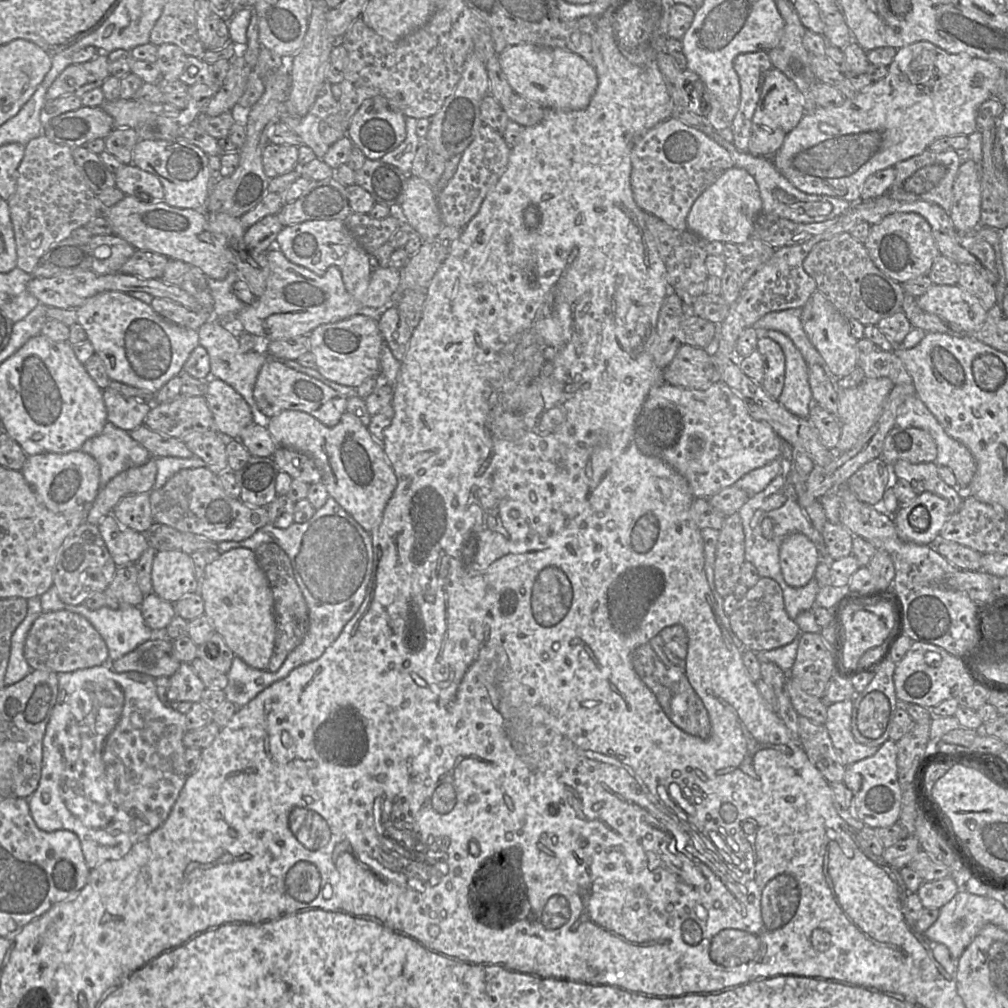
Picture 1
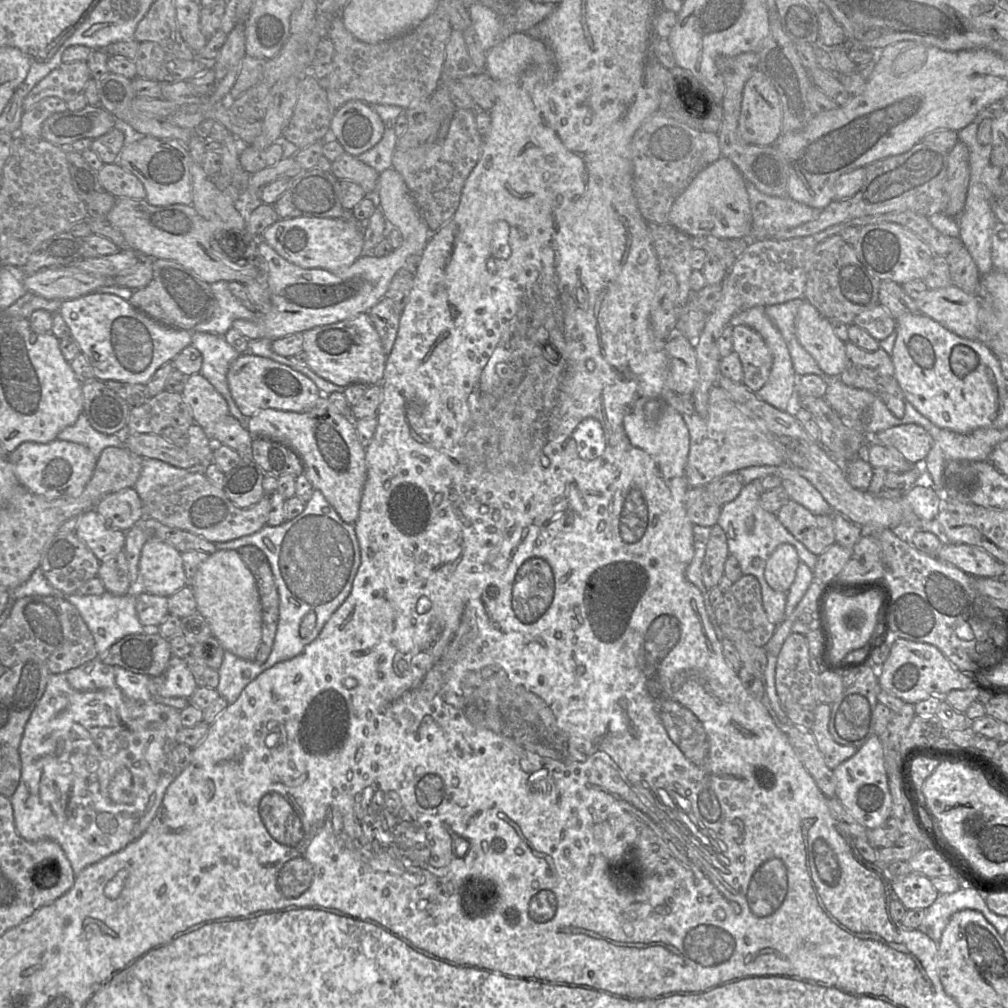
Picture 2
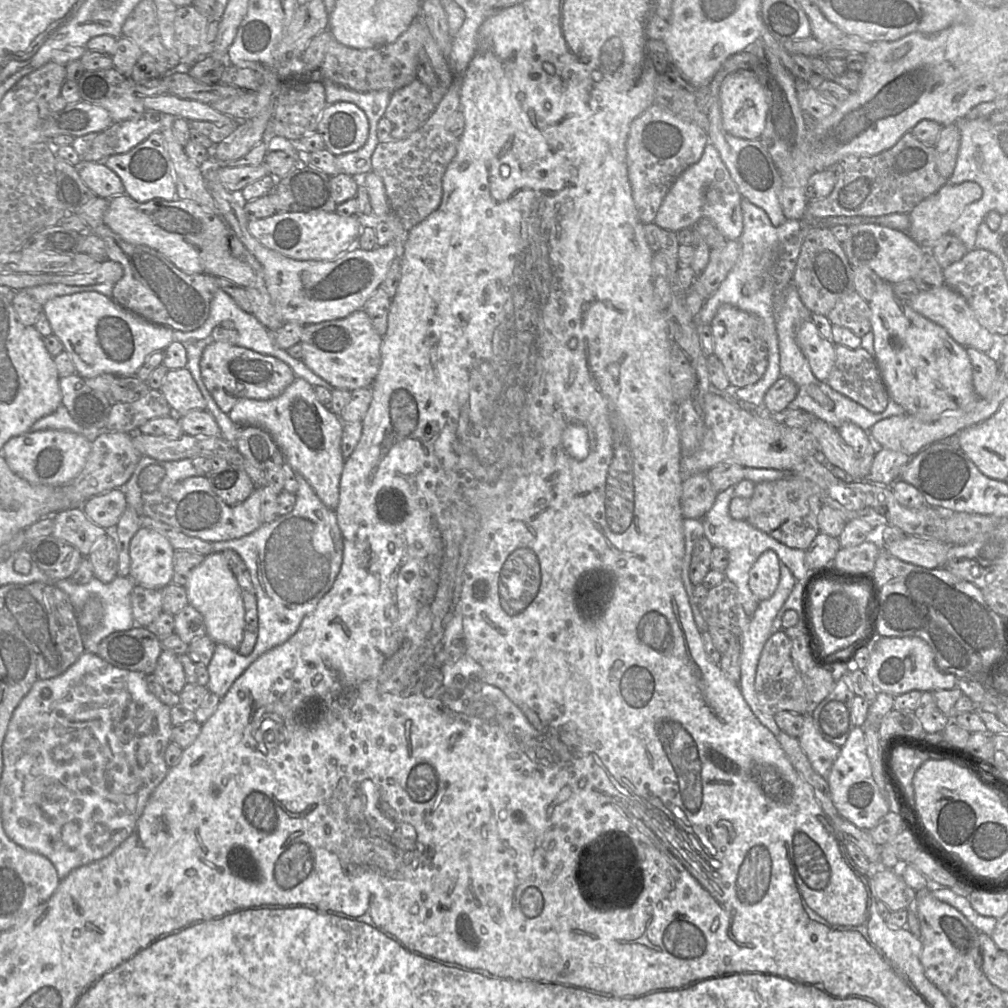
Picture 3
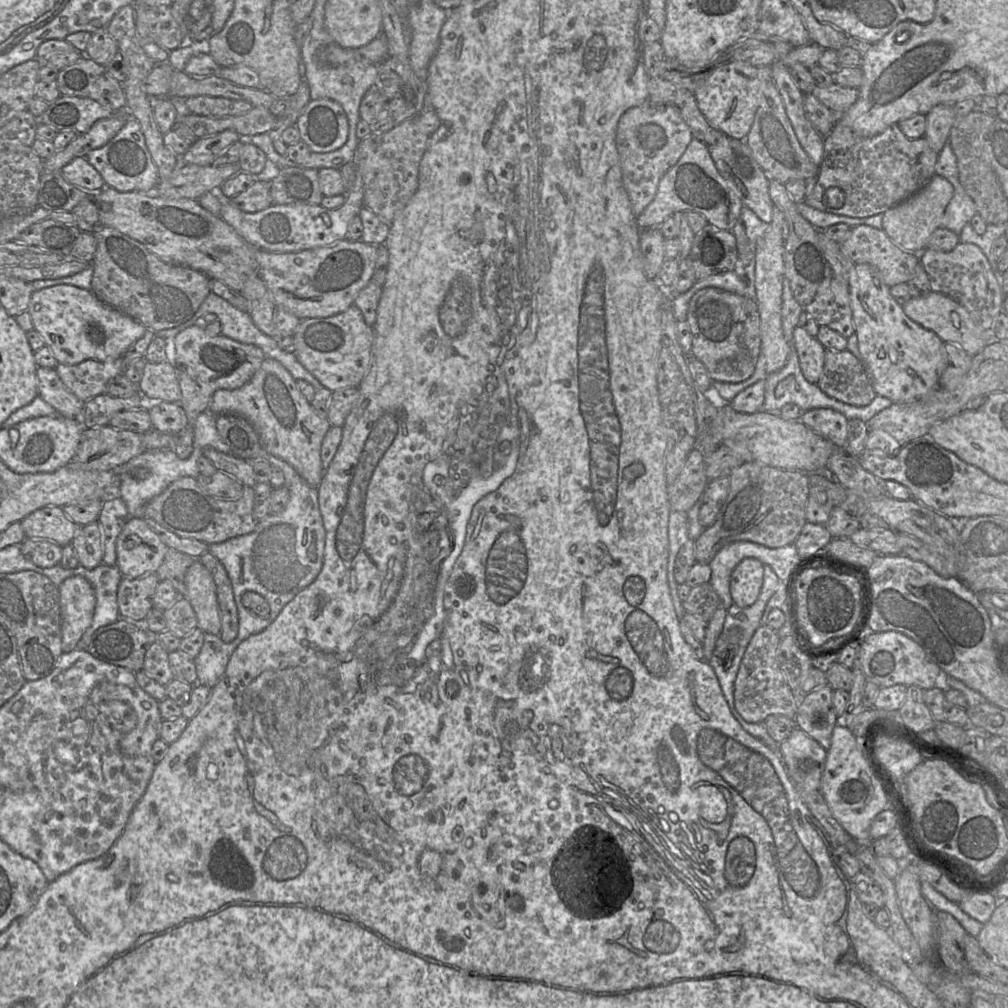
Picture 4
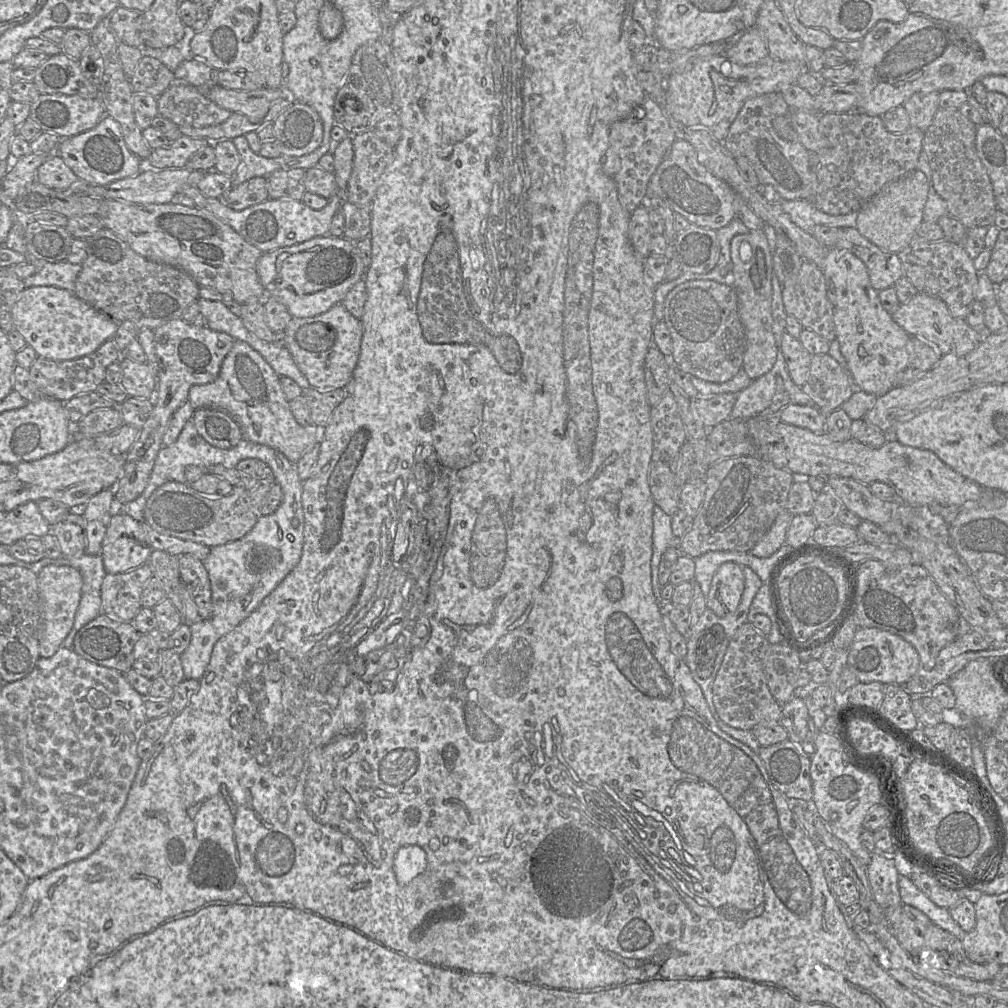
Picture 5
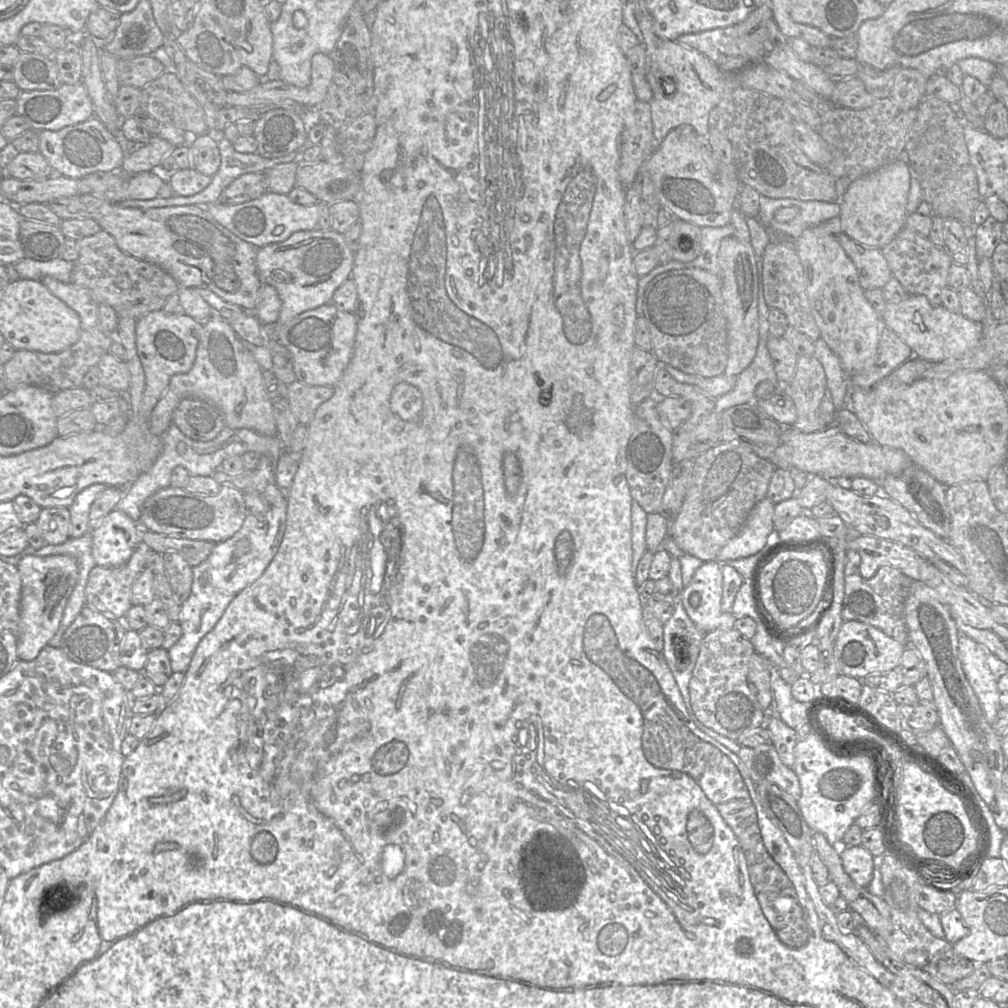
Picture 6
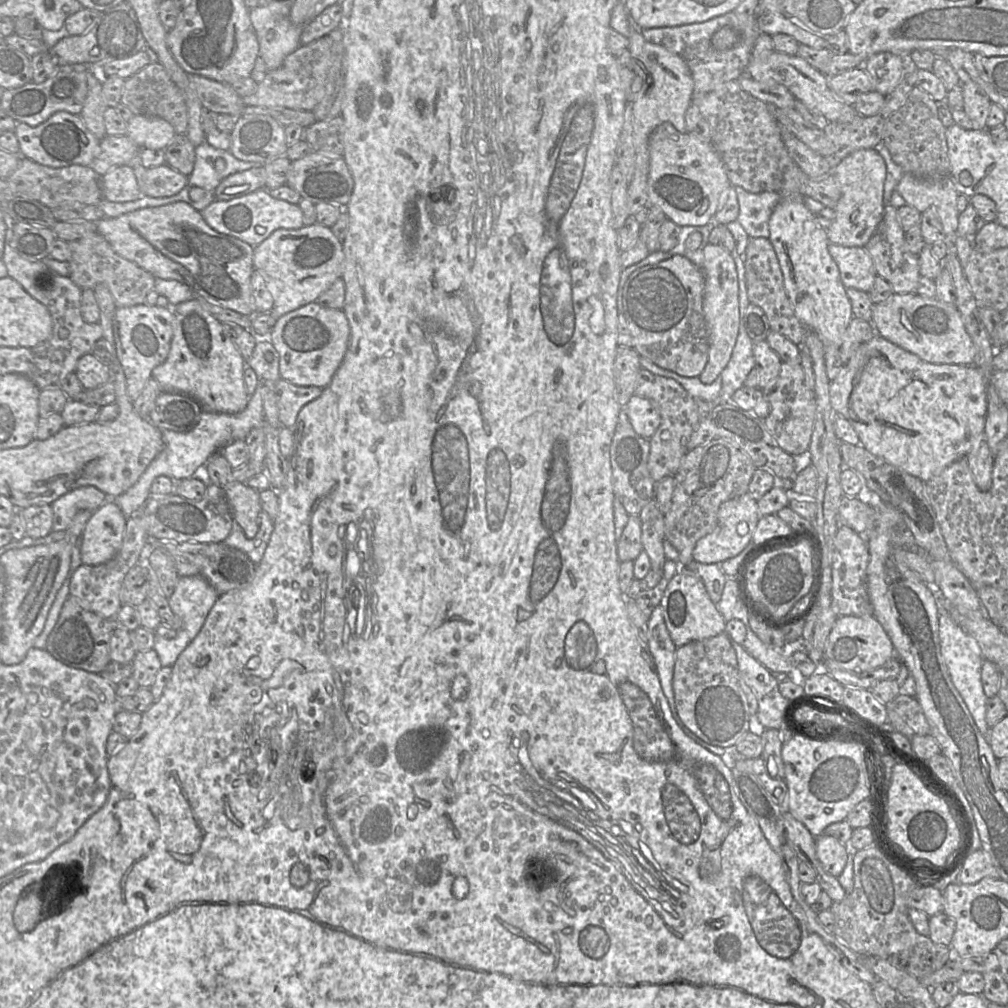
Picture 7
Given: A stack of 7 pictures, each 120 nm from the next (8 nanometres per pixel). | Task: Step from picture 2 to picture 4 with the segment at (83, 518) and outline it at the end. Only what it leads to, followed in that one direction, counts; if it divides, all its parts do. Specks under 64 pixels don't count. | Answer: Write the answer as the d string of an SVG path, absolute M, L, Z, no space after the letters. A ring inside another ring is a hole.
M58 506L39 508L19 523L26 539L47 539L61 546L71 544L81 527L65 514L62 507Z

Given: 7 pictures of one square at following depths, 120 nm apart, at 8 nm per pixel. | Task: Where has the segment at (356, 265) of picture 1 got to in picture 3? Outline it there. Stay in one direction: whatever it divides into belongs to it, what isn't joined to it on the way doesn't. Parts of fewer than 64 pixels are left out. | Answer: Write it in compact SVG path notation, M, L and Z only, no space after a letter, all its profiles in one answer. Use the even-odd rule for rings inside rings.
M288 212L248 220L248 230L262 245L295 260L332 261L357 244L360 223L357 215L341 216L337 212Z

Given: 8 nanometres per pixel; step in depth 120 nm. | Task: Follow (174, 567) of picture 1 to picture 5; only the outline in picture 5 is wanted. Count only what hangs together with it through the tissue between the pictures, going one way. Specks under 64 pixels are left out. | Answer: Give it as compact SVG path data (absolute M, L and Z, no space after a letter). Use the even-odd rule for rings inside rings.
M125 513L112 516L101 550L107 573L123 573L146 564L152 550L139 521Z

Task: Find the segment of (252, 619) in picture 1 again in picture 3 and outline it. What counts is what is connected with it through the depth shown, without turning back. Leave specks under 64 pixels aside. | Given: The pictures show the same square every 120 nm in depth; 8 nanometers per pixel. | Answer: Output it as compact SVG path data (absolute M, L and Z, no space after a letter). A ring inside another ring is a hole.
M213 552L189 574L186 584L188 603L199 611L206 624L206 634L214 642L238 650L244 637L245 607L242 589L221 552Z

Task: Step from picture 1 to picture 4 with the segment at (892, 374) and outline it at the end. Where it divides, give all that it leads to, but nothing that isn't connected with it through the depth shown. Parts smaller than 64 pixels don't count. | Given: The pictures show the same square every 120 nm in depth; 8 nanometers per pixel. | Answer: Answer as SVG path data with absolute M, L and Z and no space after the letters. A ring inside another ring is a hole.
M826 349L819 388L828 396L854 406L867 406L877 396L862 360L845 349Z

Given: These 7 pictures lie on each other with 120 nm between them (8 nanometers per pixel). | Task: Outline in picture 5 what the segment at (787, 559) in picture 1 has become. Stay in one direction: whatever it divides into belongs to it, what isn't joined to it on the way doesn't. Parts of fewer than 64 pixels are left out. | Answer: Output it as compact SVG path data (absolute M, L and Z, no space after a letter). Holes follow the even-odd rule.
M725 562L715 572L706 603L719 617L733 613L739 607L745 588L742 567L735 562Z

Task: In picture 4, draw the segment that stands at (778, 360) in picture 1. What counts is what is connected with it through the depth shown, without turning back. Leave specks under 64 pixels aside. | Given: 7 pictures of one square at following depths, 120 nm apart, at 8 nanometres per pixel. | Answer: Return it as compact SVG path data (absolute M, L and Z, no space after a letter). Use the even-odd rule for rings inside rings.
M706 287L690 299L686 322L692 335L689 354L704 364L713 381L738 383L752 376L761 350L760 316L754 300Z

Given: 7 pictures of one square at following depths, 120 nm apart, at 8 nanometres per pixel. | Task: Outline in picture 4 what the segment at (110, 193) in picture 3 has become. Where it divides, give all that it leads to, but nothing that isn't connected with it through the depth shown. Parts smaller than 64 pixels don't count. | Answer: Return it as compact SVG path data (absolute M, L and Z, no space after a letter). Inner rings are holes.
M78 157L61 168L63 177L71 184L90 193L107 187L100 173L85 159Z

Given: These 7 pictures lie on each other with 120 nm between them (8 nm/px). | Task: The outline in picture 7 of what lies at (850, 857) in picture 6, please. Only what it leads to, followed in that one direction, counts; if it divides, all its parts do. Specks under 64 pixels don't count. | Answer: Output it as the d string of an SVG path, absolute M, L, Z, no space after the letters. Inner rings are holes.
M826 834L815 838L817 859L826 872L836 877L839 876L843 872L852 850L847 844Z

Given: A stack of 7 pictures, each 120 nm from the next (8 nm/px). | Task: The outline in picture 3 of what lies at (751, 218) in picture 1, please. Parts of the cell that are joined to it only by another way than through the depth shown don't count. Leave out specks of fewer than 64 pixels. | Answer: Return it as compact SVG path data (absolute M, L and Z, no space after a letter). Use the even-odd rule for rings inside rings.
M708 143L700 160L671 185L657 212L654 224L673 232L693 229L701 218L708 218L727 240L738 240L743 232L742 196L716 148Z

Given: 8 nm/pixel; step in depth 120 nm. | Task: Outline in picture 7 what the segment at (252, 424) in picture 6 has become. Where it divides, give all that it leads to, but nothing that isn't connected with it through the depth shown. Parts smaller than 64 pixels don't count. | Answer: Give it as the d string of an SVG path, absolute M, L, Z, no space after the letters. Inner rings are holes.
M197 299L172 305L175 316L171 350L167 359L152 370L163 393L187 394L197 399L204 410L237 414L250 399L244 371L247 362L224 330L224 325L206 311Z

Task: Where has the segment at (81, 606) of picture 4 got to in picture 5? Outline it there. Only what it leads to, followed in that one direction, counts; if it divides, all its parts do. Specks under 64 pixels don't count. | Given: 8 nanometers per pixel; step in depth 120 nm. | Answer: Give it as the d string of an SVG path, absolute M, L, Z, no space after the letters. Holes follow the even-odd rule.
M47 565L37 573L40 601L43 607L43 630L39 638L40 657L51 657L62 646L73 628L80 603L83 578L79 570L69 565Z

